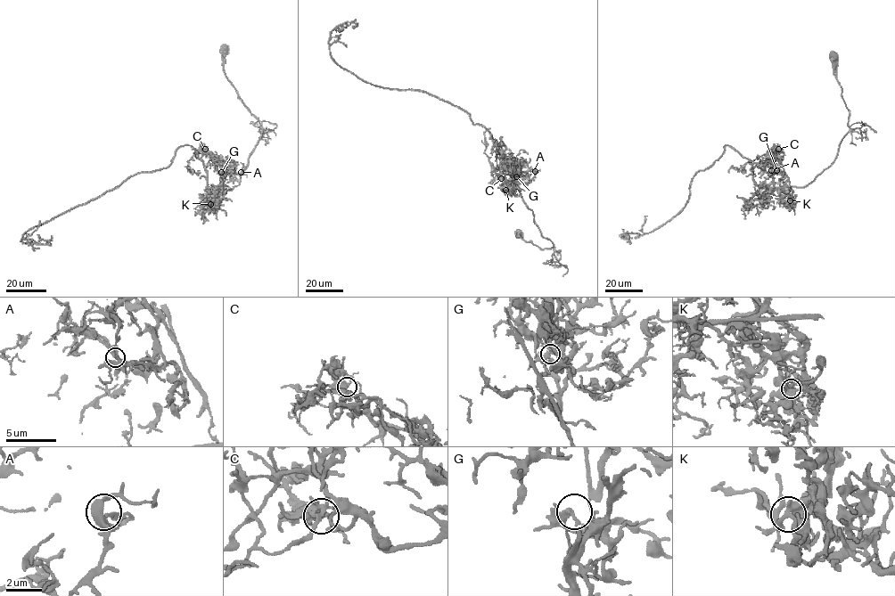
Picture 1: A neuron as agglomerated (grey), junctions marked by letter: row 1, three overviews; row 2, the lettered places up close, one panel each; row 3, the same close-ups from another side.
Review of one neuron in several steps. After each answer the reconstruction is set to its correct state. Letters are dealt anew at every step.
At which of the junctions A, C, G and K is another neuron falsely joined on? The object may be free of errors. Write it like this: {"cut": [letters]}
{"cut": ["C"]}

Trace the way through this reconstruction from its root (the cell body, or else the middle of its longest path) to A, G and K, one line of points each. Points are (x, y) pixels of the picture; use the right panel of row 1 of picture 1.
A: (833, 56), (849, 111), (837, 157), (804, 186), (784, 187), (780, 162), (780, 172), (771, 170)
G: (833, 56), (833, 74), (849, 111), (849, 129), (837, 157), (804, 186), (772, 188), (772, 173), (776, 170)
K: (833, 56), (833, 74), (849, 111), (849, 129), (834, 161), (813, 181), (801, 187), (783, 187), (790, 200)

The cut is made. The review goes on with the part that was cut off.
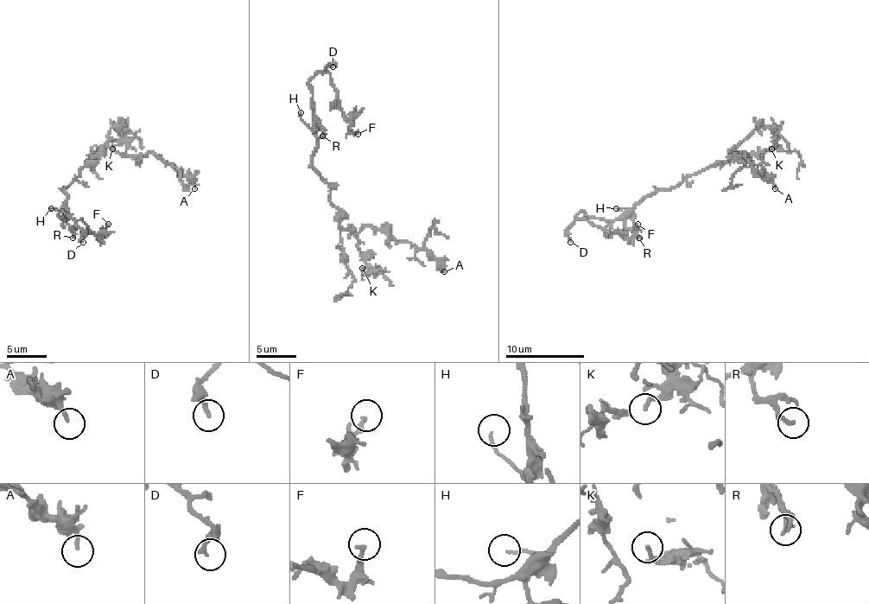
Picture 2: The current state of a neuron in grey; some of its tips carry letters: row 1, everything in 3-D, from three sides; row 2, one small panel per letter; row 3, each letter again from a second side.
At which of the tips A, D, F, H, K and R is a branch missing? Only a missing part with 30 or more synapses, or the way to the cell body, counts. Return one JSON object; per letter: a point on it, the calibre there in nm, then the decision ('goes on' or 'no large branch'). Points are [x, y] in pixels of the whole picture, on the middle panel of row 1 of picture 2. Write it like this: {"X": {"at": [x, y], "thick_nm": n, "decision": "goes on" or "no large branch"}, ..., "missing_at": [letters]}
{"A": {"at": [444, 271], "thick_nm": 160, "decision": "no large branch"}, "D": {"at": [333, 66], "thick_nm": 170, "decision": "goes on"}, "F": {"at": [358, 134], "thick_nm": 200, "decision": "no large branch"}, "H": {"at": [301, 112], "thick_nm": 100, "decision": "no large branch"}, "K": {"at": [362, 268], "thick_nm": 170, "decision": "no large branch"}, "R": {"at": [322, 136], "thick_nm": 180, "decision": "no large branch"}, "missing_at": ["D"]}

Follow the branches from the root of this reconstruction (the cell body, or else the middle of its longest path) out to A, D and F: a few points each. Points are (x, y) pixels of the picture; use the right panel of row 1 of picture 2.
A: (679, 184), (714, 162), (726, 162), (738, 147), (733, 147), (730, 153), (745, 153), (751, 165), (775, 188)
D: (679, 184), (669, 190), (651, 193), (613, 220), (590, 218), (580, 212), (568, 230), (570, 242)
F: (679, 184), (651, 193), (613, 220), (590, 218), (584, 212), (576, 216), (627, 238), (637, 224)

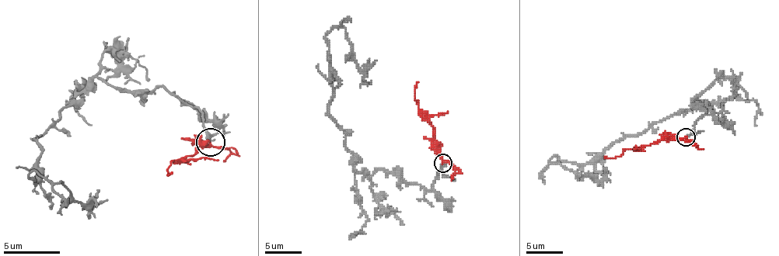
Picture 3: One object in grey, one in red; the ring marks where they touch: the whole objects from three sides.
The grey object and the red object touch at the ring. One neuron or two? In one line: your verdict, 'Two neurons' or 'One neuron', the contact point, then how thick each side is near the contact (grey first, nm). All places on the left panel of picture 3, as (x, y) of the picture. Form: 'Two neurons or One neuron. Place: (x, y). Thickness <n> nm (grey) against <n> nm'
One neuron. Place: (210, 142). Thickness 200 nm (grey) against 200 nm

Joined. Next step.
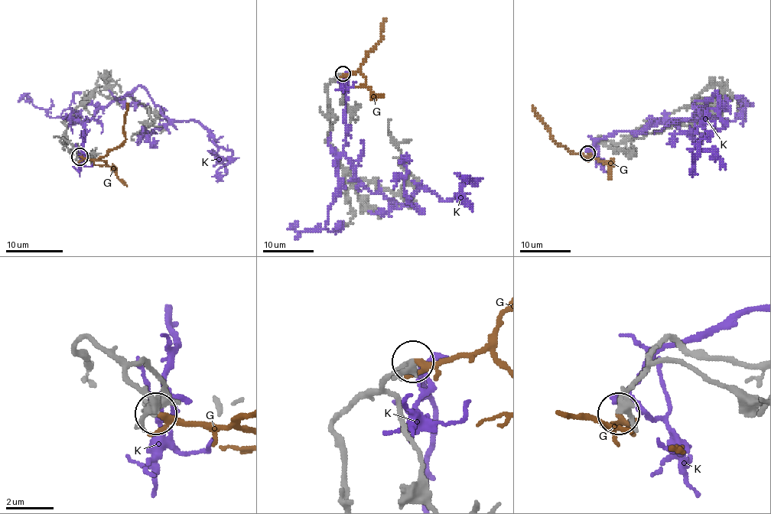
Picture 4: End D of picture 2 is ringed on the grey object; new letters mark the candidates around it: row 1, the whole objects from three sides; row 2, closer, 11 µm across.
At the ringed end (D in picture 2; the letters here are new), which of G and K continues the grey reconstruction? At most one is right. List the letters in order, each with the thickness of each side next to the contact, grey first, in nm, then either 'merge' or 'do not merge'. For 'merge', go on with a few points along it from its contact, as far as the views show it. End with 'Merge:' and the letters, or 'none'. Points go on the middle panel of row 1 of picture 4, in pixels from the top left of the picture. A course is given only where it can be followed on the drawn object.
G: calibres 280 and 130 nm; merge; course (342, 73), (352, 73), (357, 69), (382, 37), (382, 25), (385, 17)
K: calibres 280 and 180 nm; do not merge
Merge: G

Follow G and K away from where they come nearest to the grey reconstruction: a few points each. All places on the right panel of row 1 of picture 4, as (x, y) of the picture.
G: (587, 153), (587, 155), (583, 155), (570, 151), (551, 138), (549, 128), (531, 106)
K: (590, 149), (616, 131), (690, 117), (715, 91), (696, 174)

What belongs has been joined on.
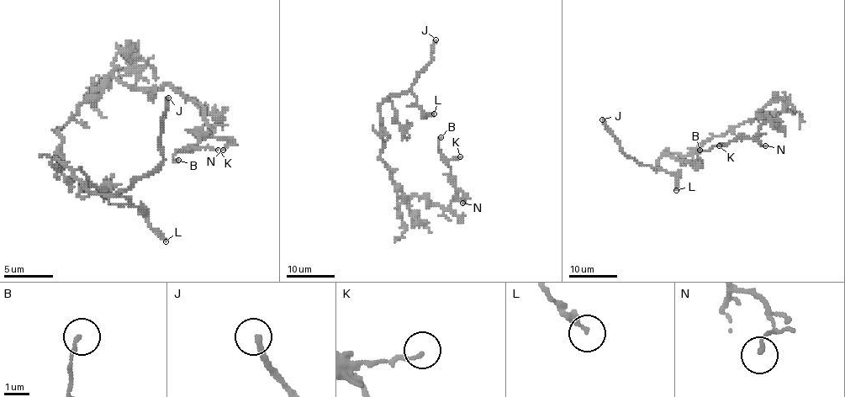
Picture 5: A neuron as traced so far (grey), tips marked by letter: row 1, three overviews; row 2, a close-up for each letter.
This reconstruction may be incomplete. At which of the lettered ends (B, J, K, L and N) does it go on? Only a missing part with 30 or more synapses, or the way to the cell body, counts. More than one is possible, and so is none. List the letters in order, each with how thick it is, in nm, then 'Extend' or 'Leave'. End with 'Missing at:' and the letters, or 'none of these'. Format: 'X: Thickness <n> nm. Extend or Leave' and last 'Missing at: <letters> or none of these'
B: Thickness 150 nm. Leave
J: Thickness 220 nm. Extend
K: Thickness 120 nm. Leave
L: Thickness 280 nm. Leave
N: Thickness 130 nm. Leave
Missing at: J

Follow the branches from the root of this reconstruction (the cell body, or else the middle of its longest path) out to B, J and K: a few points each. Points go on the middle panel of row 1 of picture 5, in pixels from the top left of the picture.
B: (387, 165), (400, 197), (408, 200), (414, 195), (425, 197), (447, 209), (456, 187), (438, 148), (440, 137)
J: (387, 165), (381, 157), (383, 138), (378, 107), (393, 94), (404, 93), (411, 87), (433, 58), (435, 39)
K: (387, 165), (400, 197), (408, 200), (414, 195), (425, 197), (447, 209), (456, 190), (447, 160), (460, 156)

